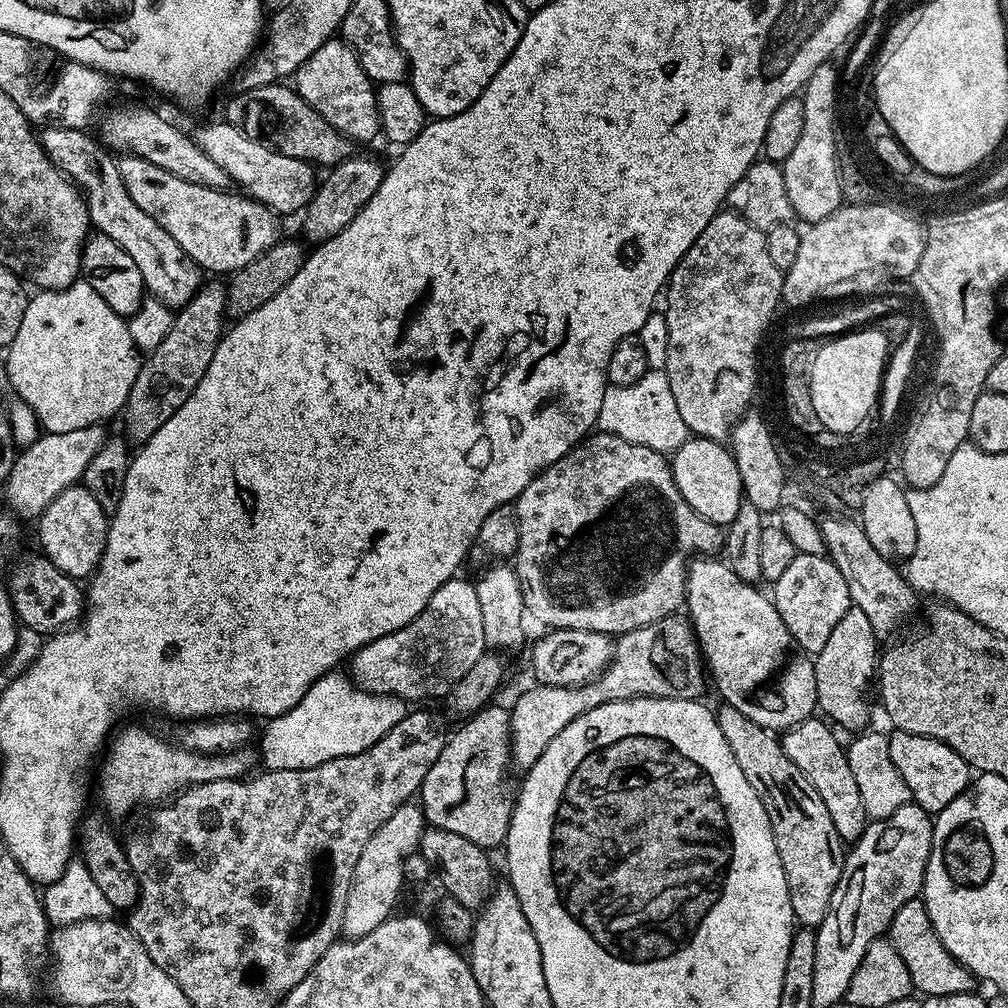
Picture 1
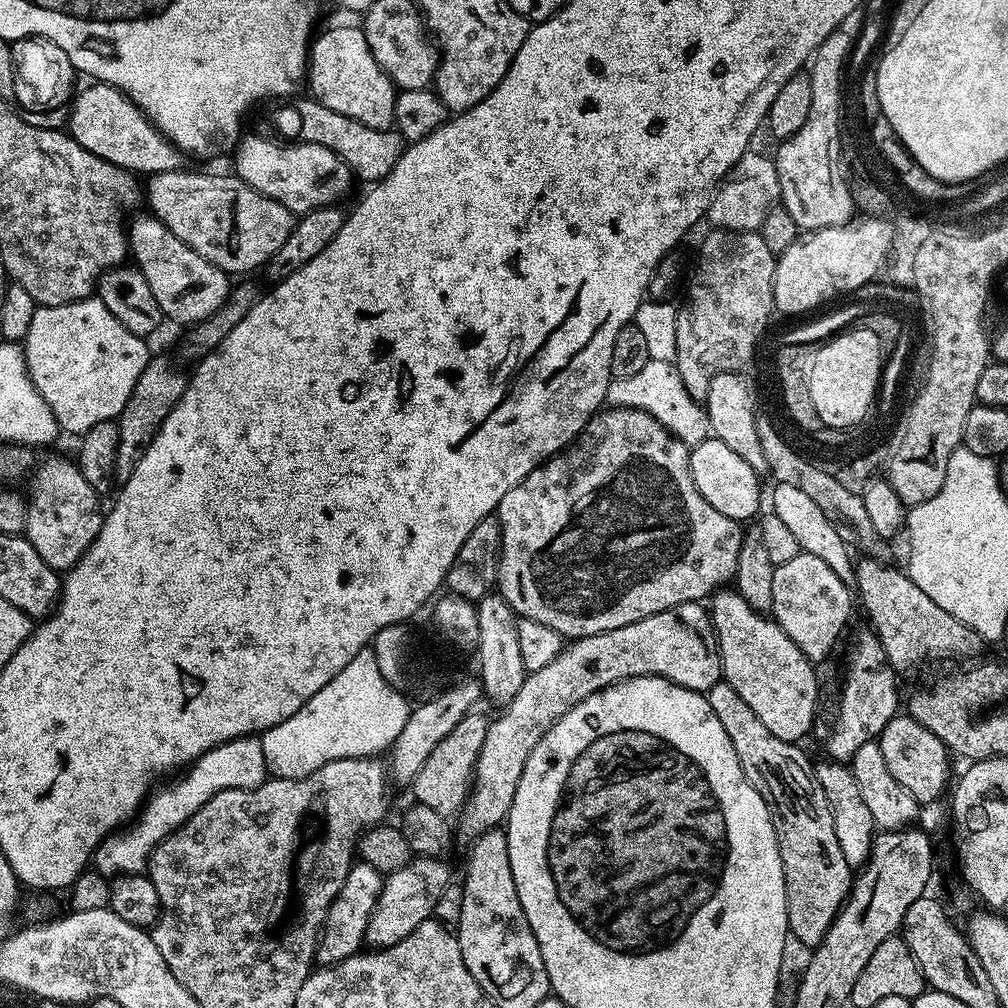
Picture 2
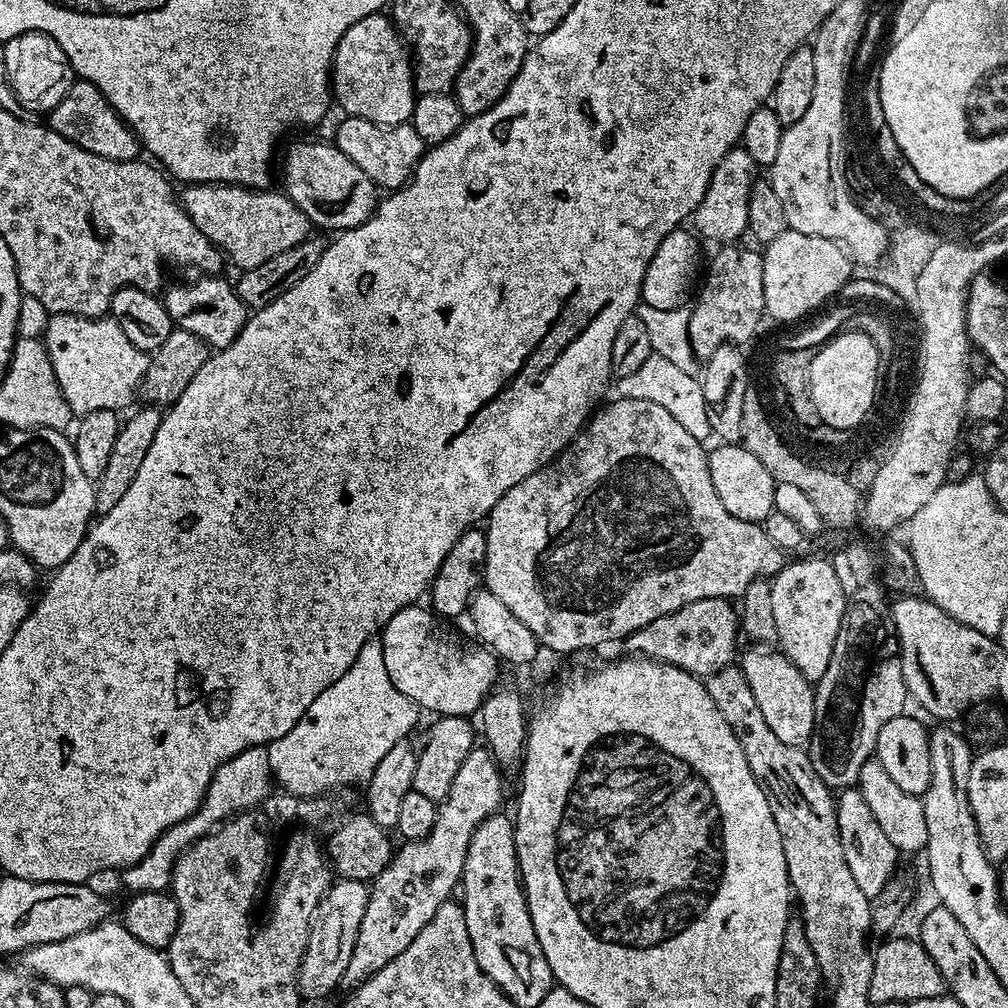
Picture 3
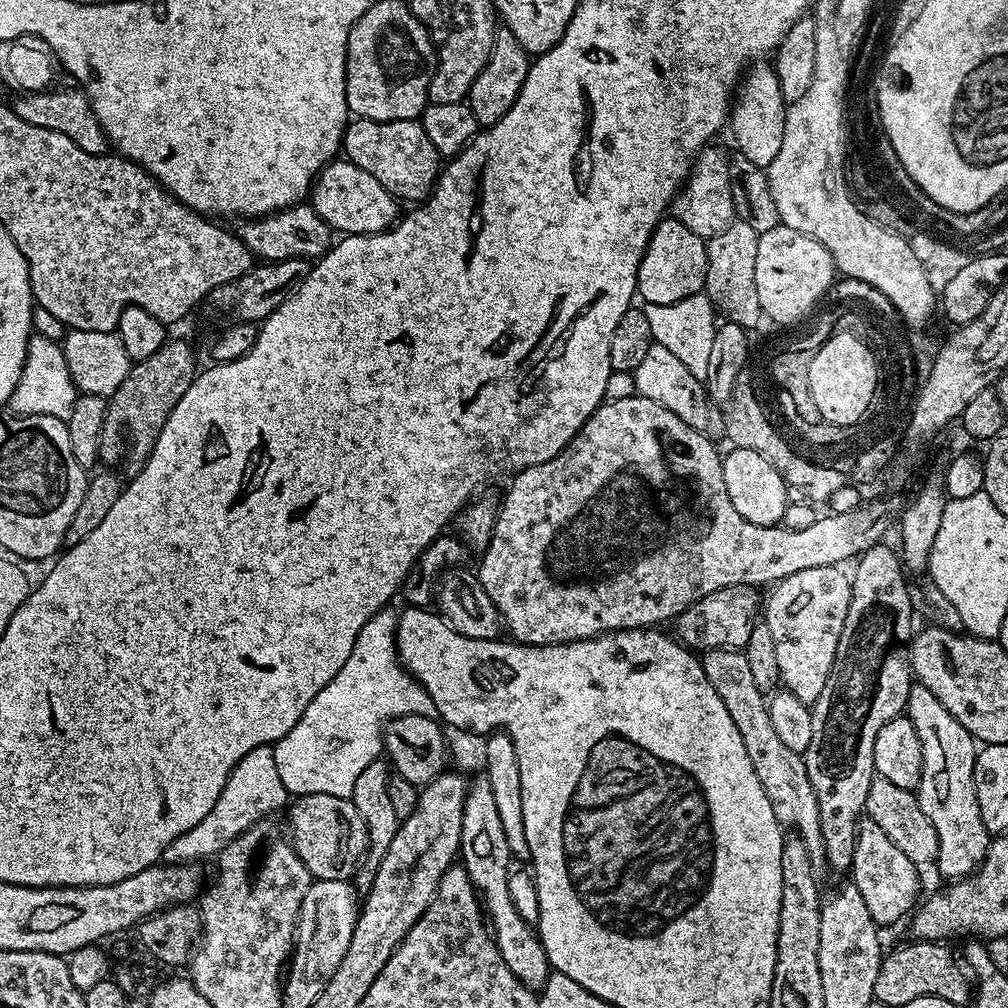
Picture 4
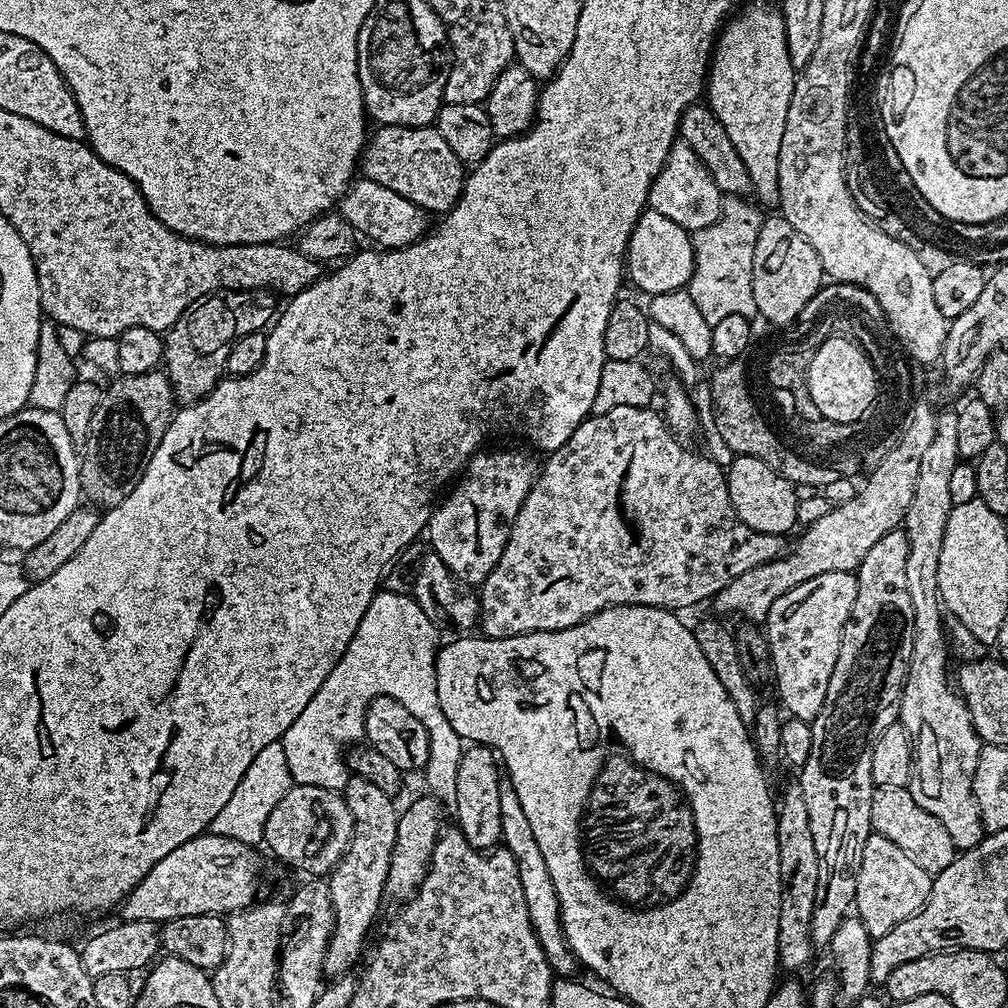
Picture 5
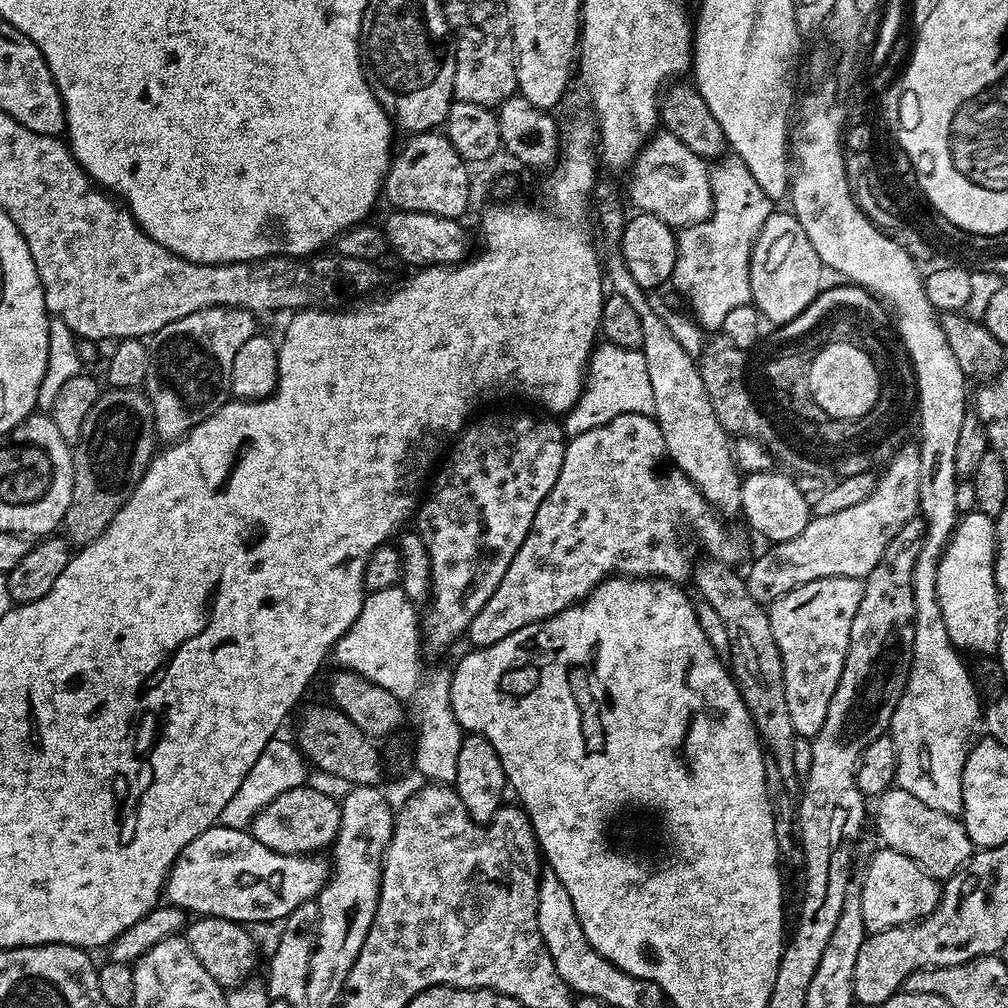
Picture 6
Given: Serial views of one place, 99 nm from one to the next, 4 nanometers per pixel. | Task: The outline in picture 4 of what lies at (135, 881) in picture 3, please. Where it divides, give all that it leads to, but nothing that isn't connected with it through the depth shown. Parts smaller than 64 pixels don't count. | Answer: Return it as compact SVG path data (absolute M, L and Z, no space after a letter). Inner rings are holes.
M263 744L238 766L226 778L226 786L222 786L222 794L218 794L218 802L214 802L214 810L194 826L194 830L186 830L170 846L166 846L162 860L166 864L193 864L195 862L204 862L204 859L215 858L219 856L222 849L230 846L234 838L238 838L250 826L254 826L259 820L269 819L280 807L287 805L290 800L290 794L286 786L282 786L282 778L278 775L278 766L274 762L274 747L271 744Z

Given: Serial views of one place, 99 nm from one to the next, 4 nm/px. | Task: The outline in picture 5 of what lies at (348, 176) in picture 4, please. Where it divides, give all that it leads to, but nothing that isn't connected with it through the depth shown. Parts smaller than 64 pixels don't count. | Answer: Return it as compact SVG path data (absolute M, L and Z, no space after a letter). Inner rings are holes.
M367 178L353 179L343 196L339 197L338 211L363 239L365 236L366 239L373 240L376 243L373 245L384 250L410 246L430 231L429 213L387 189L386 186Z

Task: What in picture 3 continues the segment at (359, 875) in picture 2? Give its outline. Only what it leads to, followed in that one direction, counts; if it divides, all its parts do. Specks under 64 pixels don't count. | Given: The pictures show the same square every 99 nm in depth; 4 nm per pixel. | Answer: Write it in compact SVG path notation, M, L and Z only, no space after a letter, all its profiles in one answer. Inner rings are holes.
M337 879L326 890L308 922L308 941L300 970L296 974L296 987L305 1001L328 996L335 984L339 985L346 974L350 954L354 954L354 942L358 938L358 926L362 914L366 914L366 902L370 888L365 881Z

